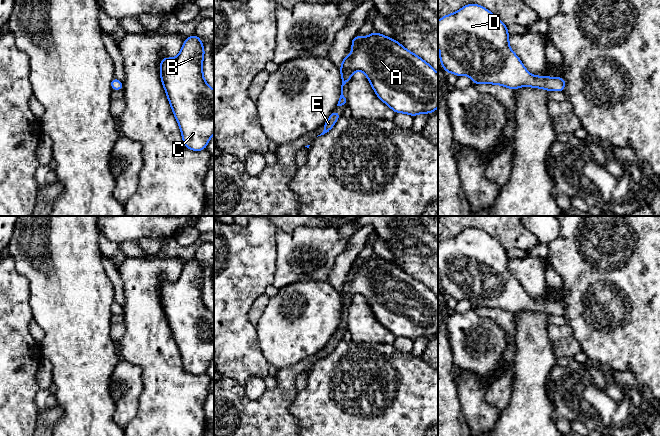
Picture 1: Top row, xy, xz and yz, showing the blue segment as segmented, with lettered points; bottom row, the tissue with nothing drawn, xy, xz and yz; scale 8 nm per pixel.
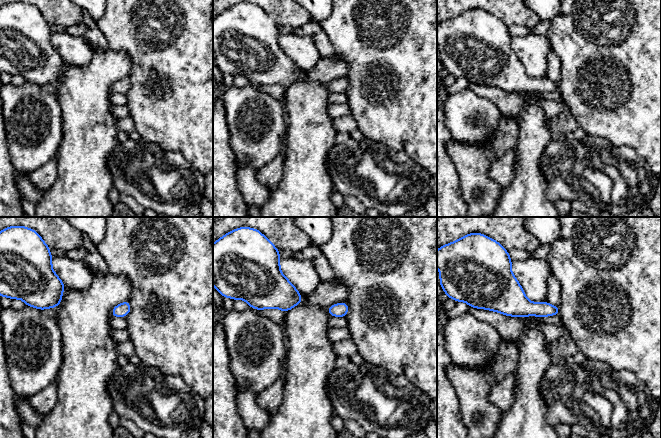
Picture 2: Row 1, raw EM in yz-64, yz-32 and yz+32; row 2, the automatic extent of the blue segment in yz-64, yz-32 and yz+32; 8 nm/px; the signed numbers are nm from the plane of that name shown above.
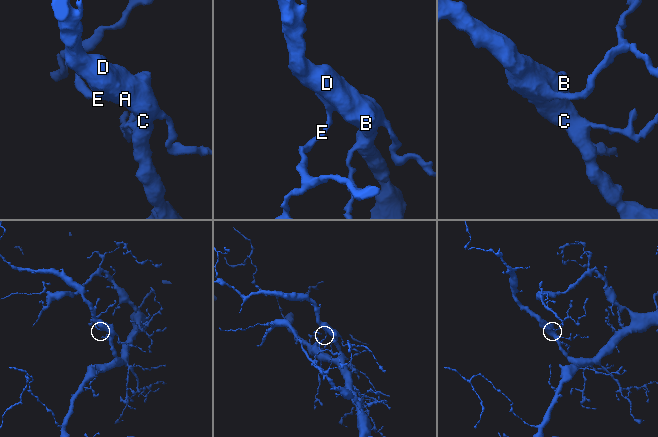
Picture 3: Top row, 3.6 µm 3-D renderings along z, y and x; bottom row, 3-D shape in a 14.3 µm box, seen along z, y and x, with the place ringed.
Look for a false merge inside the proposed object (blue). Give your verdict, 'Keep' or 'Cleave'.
Keep

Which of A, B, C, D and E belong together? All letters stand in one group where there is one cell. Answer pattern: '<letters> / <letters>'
A B C D E

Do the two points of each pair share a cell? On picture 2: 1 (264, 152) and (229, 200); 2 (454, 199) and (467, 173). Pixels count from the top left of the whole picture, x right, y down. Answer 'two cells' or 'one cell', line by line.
1: two cells
2: two cells

